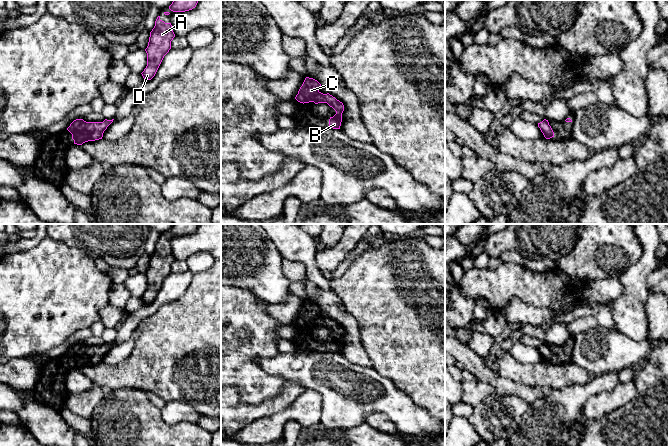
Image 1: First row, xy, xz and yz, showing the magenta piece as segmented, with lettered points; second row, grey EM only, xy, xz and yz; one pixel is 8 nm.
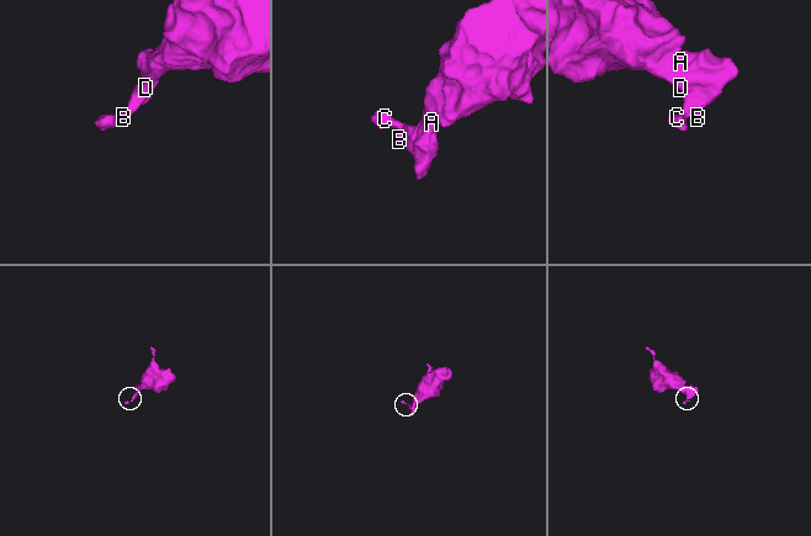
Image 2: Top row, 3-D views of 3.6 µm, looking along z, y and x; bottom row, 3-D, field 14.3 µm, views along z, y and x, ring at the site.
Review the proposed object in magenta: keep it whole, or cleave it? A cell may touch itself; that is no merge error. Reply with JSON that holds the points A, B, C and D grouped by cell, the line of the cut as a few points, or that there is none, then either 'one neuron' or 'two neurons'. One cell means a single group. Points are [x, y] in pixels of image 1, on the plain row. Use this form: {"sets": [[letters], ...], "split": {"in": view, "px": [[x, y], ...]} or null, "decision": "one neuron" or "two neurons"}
{"sets": [["A", "B", "C", "D"]], "split": null, "decision": "one neuron"}

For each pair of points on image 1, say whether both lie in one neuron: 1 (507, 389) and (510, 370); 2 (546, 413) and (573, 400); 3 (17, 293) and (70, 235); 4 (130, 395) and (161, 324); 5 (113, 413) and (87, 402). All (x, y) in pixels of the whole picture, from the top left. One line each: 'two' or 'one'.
1: two
2: one
3: two
4: two
5: two

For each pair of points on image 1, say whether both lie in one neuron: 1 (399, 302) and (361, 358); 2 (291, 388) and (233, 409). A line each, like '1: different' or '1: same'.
1: different
2: same

